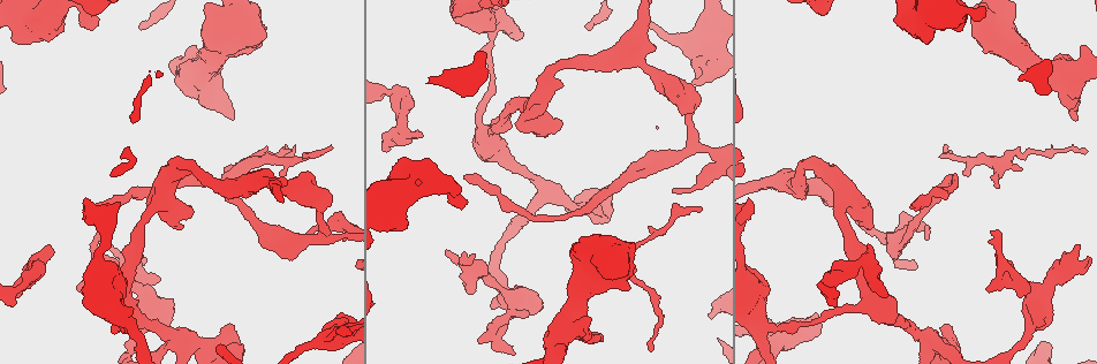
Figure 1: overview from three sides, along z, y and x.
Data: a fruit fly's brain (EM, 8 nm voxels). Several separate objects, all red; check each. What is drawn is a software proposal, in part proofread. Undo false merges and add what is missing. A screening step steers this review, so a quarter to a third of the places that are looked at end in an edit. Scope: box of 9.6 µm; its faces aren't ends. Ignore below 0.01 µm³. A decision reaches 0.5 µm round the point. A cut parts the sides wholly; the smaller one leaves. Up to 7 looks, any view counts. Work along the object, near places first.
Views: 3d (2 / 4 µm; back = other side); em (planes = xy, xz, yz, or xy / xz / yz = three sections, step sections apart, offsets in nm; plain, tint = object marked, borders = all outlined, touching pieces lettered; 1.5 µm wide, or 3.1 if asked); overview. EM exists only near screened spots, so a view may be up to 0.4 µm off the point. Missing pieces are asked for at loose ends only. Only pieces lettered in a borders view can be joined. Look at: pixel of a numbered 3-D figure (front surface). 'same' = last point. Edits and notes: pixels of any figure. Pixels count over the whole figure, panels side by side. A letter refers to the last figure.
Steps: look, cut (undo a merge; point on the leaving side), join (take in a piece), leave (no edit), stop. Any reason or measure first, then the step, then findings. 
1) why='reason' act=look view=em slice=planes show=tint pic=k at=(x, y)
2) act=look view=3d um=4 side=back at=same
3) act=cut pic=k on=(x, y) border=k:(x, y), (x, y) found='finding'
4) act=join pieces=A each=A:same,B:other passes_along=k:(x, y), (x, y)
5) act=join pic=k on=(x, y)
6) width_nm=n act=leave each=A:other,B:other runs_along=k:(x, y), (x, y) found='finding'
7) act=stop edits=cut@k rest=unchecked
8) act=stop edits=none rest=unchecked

act=look view=3d um=4 pic=1 at=(947, 149)

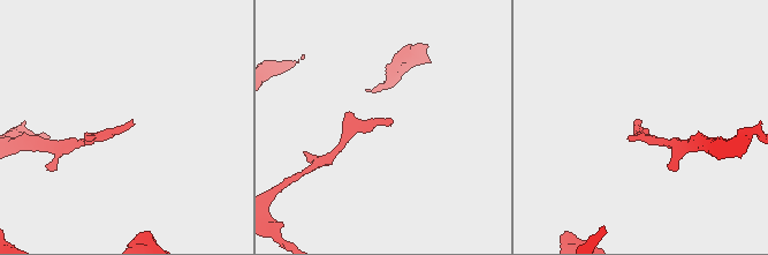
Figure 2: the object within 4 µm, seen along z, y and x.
why='need the tissue' act=look view=em slice=planes show=borders pic=2 at=(133, 123)

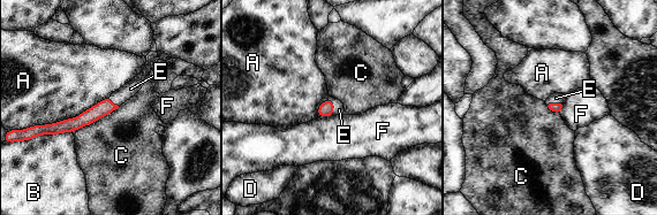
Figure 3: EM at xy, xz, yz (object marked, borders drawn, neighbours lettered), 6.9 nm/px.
act=join pieces=E each=A:other,B:other,C:other,D:other,E:same,F:other found='it goes on there'

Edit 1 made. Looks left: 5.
why='thick end' act=look view=3d um=4 pic=1 at=(942, 30)

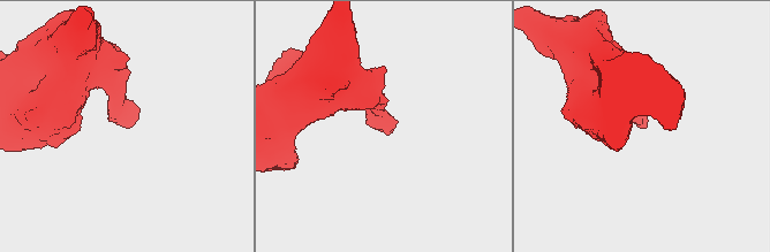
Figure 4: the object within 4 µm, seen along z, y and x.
why='shape alone is not enough' act=look view=em slice=yz step=4 show=tint pic=4 at=(389, 135)

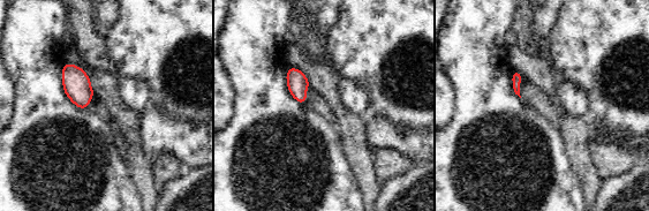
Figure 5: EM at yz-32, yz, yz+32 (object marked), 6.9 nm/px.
act=look view=em slice=planes show=borders at=same

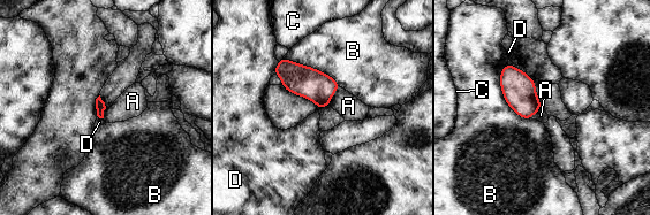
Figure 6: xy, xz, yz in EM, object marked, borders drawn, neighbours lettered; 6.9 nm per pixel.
act=leave each=A:other,B:other,C:other,D:other border=6:(340, 86), (327, 105) found='none of them fits'

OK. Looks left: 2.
act=stop edits=join@3 rest=unchecked

